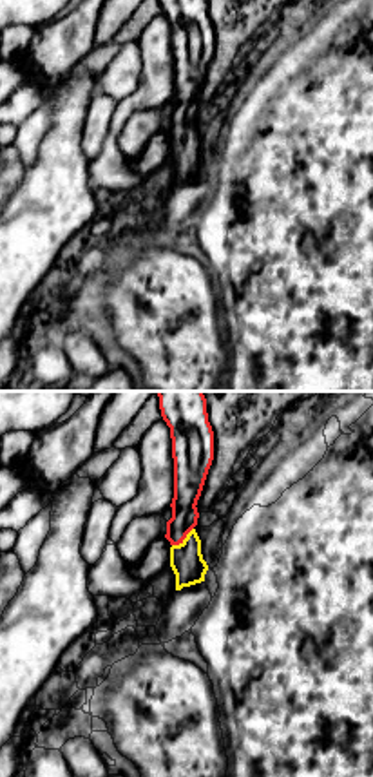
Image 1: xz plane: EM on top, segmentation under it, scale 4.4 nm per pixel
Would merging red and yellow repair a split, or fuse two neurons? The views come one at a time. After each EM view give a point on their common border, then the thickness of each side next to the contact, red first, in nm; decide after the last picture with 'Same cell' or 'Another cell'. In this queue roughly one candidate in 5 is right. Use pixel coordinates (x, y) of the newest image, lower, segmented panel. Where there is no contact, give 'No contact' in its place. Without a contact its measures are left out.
Touches red at (183, 538). Thickness 130 nm (red) against 150 nm

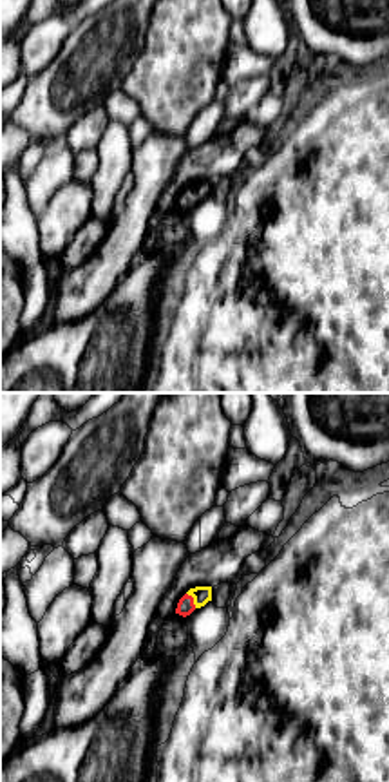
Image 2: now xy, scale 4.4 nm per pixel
Touches red at (192, 600). Thickness 80 nm (red) against 80 nm

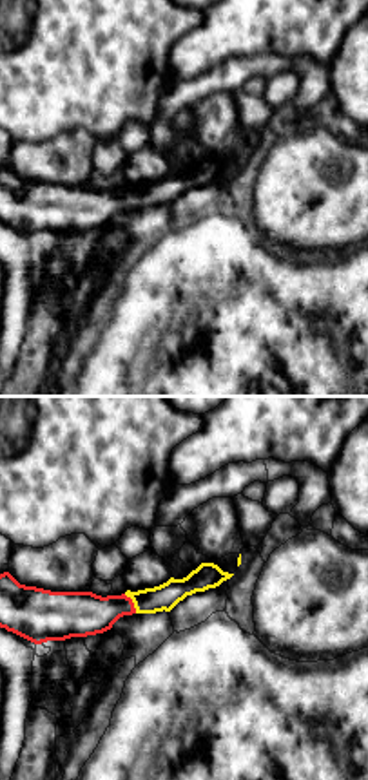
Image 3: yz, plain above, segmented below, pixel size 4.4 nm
Touches red at (133, 603). Thickness 200 nm (red) against 120 nm

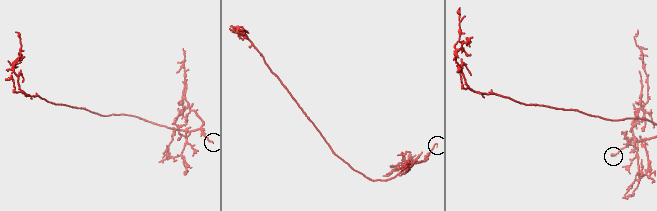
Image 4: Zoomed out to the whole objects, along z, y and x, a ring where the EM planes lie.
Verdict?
Same cell

